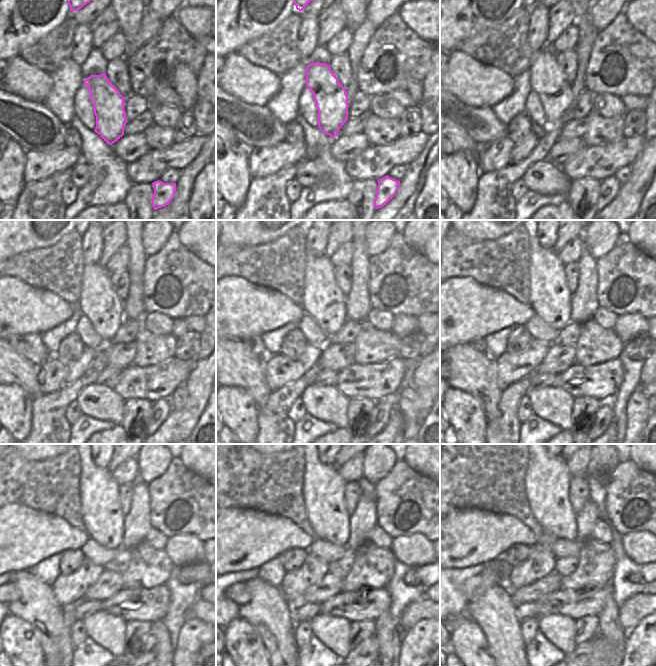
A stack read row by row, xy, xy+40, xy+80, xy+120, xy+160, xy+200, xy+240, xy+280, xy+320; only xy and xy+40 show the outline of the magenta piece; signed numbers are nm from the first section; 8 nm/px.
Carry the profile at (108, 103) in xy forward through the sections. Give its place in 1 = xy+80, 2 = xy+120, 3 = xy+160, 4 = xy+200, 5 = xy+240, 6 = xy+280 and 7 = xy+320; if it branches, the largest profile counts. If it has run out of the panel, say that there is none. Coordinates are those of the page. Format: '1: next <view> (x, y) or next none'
1: next xy+80 (546, 78)
2: next xy+120 (98, 302)
3: next xy+160 (323, 300)
4: next xy+200 (549, 296)
5: next xy+240 (104, 522)
6: next xy+280 (322, 488)
7: next xy+320 (547, 478)

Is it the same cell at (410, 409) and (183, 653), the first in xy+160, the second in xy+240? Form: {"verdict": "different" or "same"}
{"verdict": "same"}

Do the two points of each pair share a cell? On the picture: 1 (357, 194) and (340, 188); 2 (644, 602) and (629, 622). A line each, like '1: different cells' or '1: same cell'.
1: different cells
2: same cell

